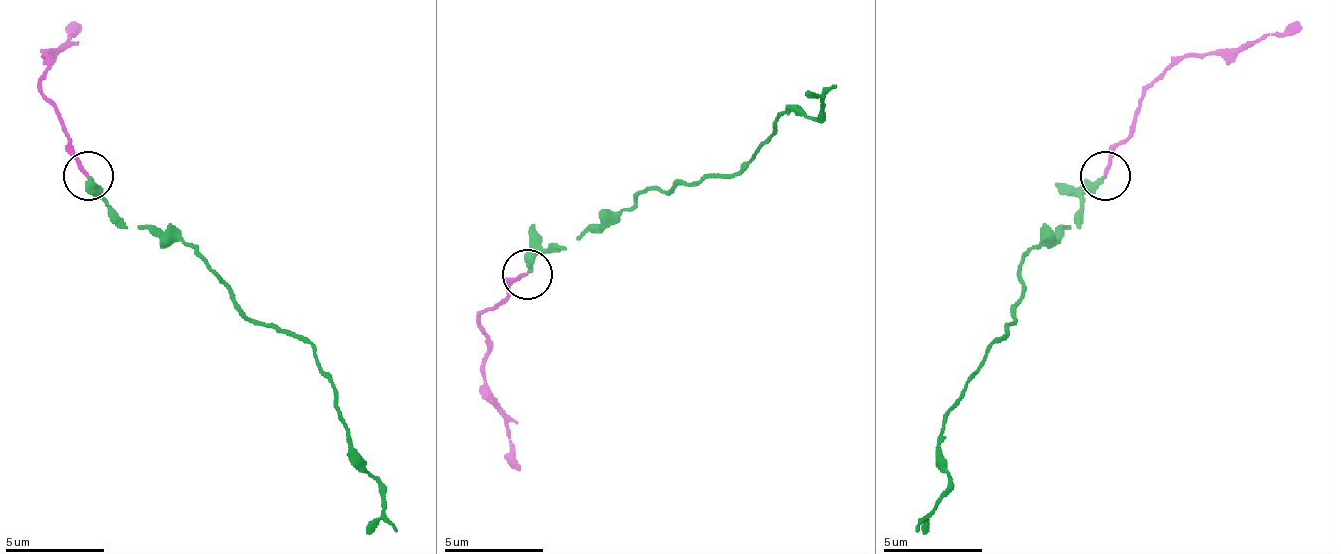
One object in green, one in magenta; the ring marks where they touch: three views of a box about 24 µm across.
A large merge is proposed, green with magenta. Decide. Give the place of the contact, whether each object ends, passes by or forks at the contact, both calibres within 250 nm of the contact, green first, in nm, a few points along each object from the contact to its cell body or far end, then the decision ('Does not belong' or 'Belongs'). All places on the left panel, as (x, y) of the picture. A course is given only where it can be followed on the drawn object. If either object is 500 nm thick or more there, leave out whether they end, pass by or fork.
Place: (88, 176). At the ring green ends. At the ring magenta ends. Thickness 320 nm (green) against 160 nm. Course of green: (87, 174), (126, 224), (176, 234), (231, 299), (315, 353), (350, 458), (395, 532). Course of magenta: (87, 174), (42, 75), (47, 55), (82, 25). Belongs

